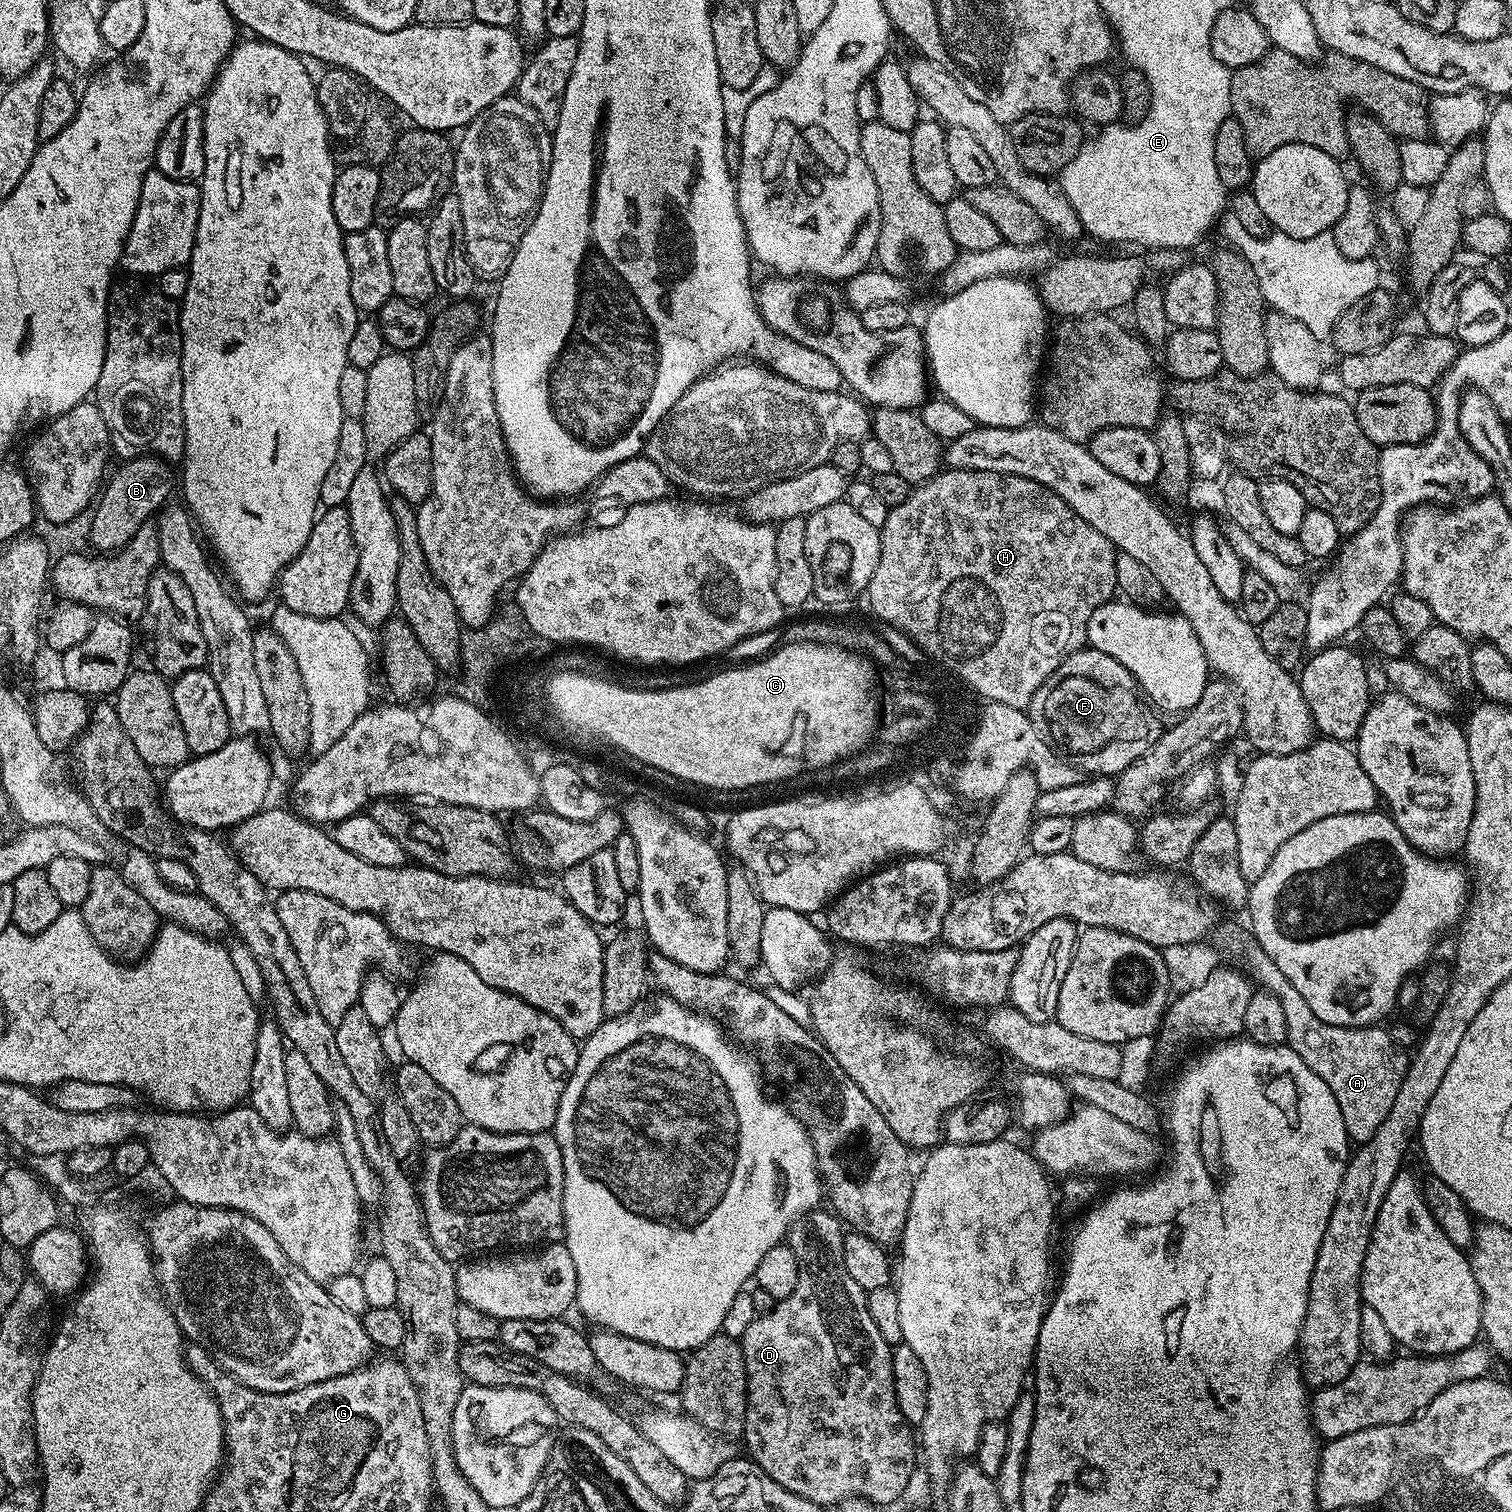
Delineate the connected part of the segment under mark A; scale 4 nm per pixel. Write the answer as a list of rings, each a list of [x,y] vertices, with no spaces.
[[[1240,928],[1234,929],[1232,936],[1221,938],[1221,946],[1234,959],[1240,960],[1236,961],[1239,967],[1246,970],[1247,975],[1263,991],[1274,994],[1274,998],[1278,998],[1278,1002],[1282,1002],[1282,1010],[1286,1017],[1287,1047],[1292,1048],[1294,1054],[1298,1054],[1298,1058],[1302,1058],[1302,1062],[1306,1062],[1306,1066],[1310,1066],[1310,1070],[1314,1070],[1314,1074],[1318,1074],[1318,1078],[1322,1078],[1322,1082],[1326,1082],[1326,1086],[1330,1086],[1330,1094],[1334,1094],[1334,1098],[1338,1101],[1338,1110],[1342,1110],[1342,1122],[1348,1131],[1349,1141],[1368,1140],[1374,1134],[1374,1130],[1378,1130],[1378,1126],[1382,1126],[1386,1114],[1390,1114],[1390,1106],[1394,1106],[1394,1098],[1398,1098],[1402,1078],[1408,1069],[1409,1053],[1391,1040],[1387,1027],[1347,1028],[1322,1022],[1322,1018],[1318,1018],[1318,1014],[1314,1014],[1314,1010],[1310,1010],[1306,998],[1302,998],[1302,994],[1298,994],[1298,990],[1294,990],[1294,986],[1290,986],[1286,974],[1282,974],[1282,970],[1278,970],[1278,966],[1274,966],[1274,958],[1270,958],[1270,954],[1266,954],[1266,950],[1262,950],[1256,937],[1245,929],[1244,932]]]

